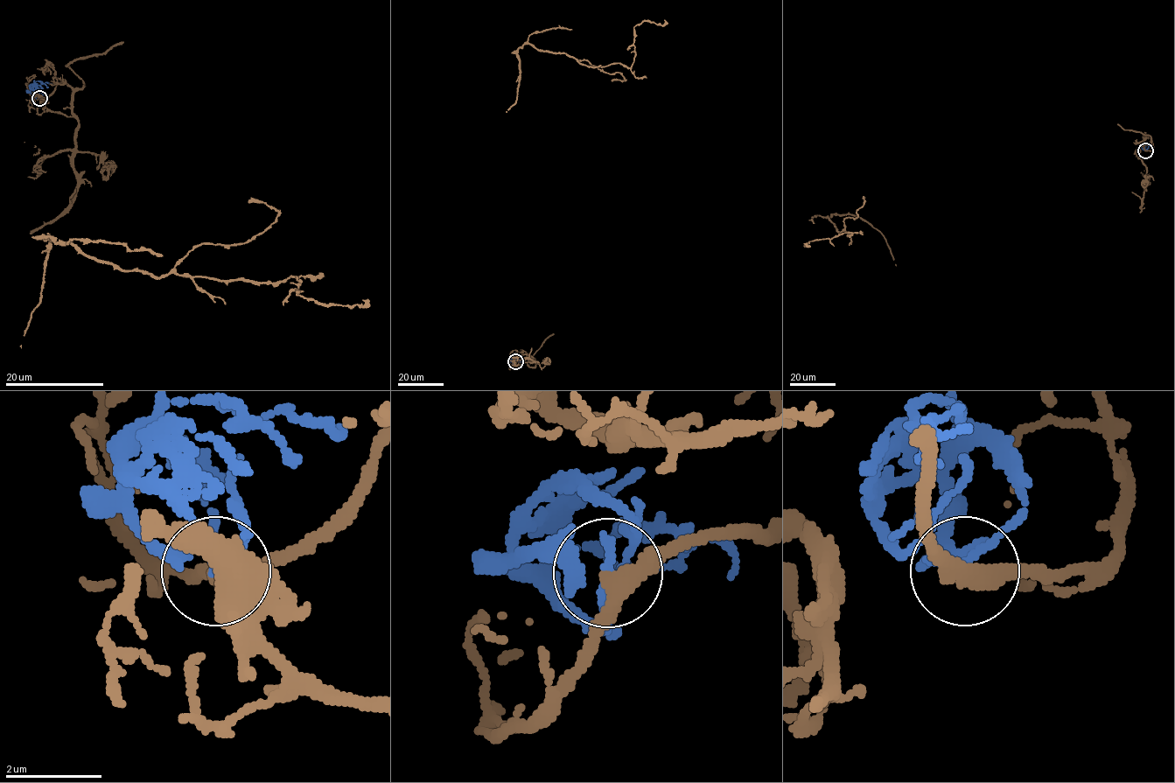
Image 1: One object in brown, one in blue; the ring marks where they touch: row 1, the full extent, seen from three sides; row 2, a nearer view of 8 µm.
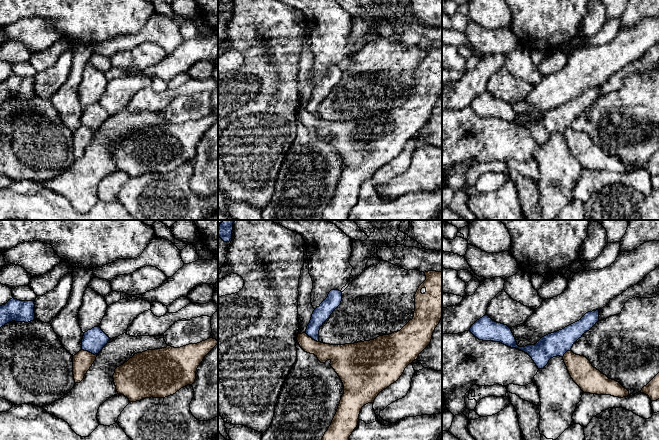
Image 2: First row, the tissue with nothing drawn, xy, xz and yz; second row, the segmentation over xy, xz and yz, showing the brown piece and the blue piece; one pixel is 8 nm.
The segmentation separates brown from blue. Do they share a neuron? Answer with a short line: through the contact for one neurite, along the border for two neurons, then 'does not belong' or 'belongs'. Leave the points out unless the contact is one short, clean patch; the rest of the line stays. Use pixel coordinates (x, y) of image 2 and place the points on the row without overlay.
line xy (82, 125), (96, 130); does not belong

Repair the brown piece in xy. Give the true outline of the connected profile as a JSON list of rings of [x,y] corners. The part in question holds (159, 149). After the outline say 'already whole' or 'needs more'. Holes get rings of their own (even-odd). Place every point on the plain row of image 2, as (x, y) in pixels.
[[[209,114],[180,124],[167,122],[137,129],[115,145],[116,166],[130,178],[173,171],[195,158],[198,142],[217,120]]] | already whole

